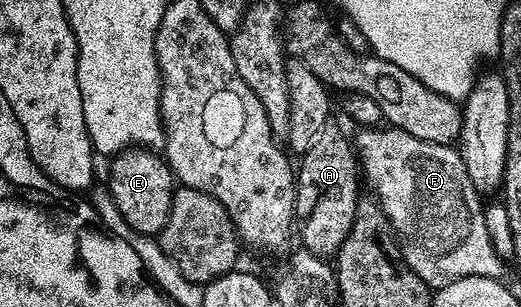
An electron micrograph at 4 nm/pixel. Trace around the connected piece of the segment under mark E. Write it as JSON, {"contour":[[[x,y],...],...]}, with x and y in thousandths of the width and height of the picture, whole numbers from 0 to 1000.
{"contour":[[[259,485],[223,508],[213,537],[213,642],[236,720],[267,765],[303,765],[324,713],[332,635],[340,612],[326,537],[298,492]]]}

